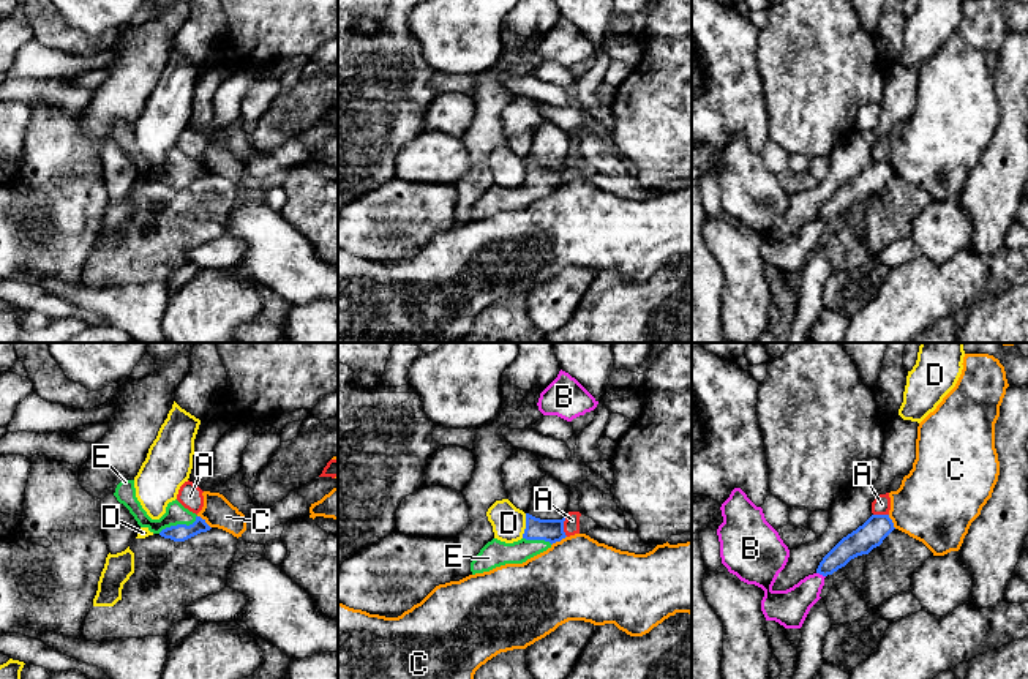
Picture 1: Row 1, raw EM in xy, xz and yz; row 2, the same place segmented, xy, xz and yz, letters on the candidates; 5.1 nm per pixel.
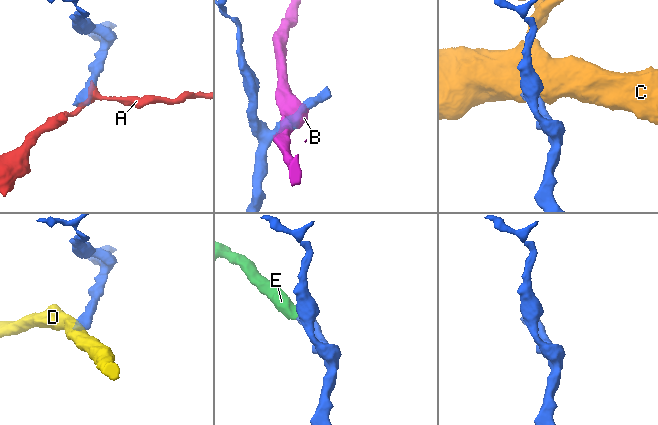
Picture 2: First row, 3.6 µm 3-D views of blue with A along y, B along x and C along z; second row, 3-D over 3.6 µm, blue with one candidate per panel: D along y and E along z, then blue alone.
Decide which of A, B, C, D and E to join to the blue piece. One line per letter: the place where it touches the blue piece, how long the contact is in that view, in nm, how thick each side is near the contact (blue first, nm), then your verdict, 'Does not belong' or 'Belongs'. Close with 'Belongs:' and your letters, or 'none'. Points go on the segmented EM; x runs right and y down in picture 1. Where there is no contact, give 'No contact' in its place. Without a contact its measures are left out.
A: Touches blue at xz (562, 528). Shared border 100 nm. Thickness 120 nm (blue) against 80 nm. Does not belong
B: Touches blue at yz (821, 573). Shared border 50 nm. Thickness 130 nm (blue) against 190 nm. Does not belong
C: Touches blue at xy (204, 521). Shared border 100 nm. Thickness 90 nm (blue) against 160 nm. Does not belong
D: Touches blue at xz (526, 526). Shared border 130 nm. Thickness 120 nm (blue) against 170 nm. Does not belong
E: Touches blue at xy (179, 525). Shared border 220 nm. Thickness 90 nm (blue) against 110 nm. Belongs
Belongs: E

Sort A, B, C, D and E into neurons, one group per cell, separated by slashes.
A / B / C / D / E

